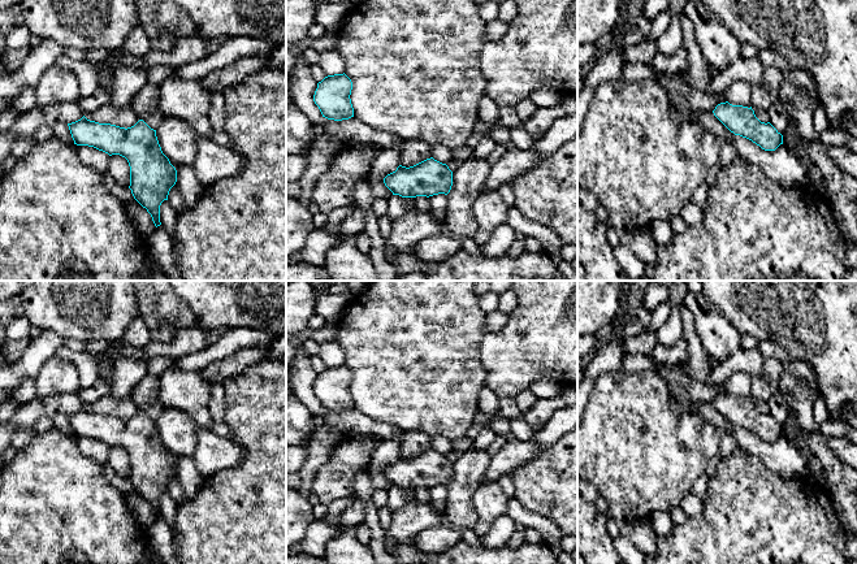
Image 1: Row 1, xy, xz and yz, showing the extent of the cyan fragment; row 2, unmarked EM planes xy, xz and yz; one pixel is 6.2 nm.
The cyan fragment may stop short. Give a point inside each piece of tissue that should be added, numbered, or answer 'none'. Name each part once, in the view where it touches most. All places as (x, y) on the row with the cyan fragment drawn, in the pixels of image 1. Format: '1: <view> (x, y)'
none

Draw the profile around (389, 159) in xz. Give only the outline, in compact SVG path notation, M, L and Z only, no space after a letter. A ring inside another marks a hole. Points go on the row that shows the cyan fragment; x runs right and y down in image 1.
M397 147L382 148L372 164L368 174L368 182L373 191L373 199L388 200L393 192L385 186L384 178L395 172L401 165L401 149Z

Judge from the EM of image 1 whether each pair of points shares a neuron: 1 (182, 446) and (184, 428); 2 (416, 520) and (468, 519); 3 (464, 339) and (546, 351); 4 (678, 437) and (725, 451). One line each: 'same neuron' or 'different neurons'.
1: same neuron
2: different neurons
3: different neurons
4: different neurons

